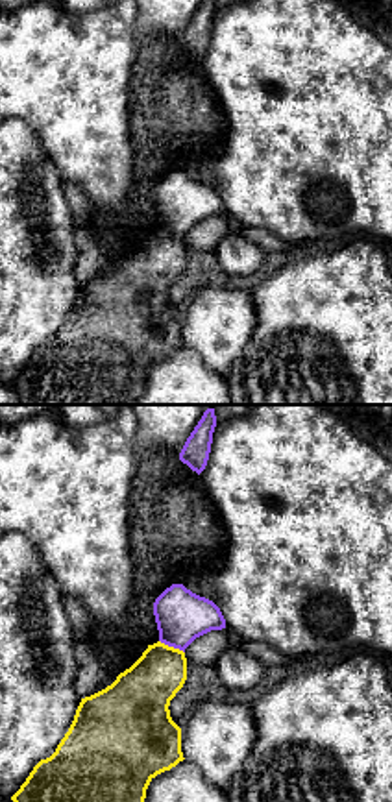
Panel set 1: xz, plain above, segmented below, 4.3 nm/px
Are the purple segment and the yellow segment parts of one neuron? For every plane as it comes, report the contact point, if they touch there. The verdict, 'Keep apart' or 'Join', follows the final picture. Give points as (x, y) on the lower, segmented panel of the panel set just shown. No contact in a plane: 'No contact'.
Touches purple at (172, 645)

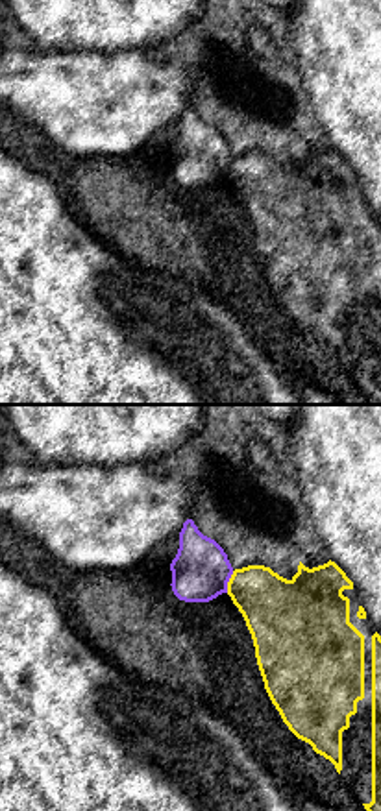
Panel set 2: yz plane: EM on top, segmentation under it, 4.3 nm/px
Touches purple at (228, 581)

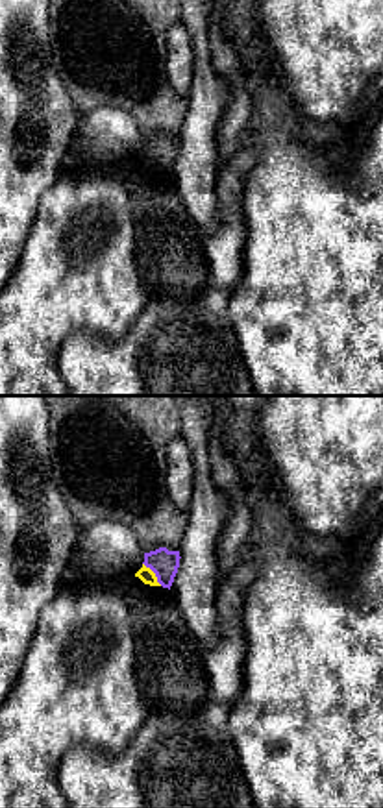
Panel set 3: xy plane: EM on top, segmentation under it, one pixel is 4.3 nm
Touches purple at (154, 572)

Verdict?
Keep apart

